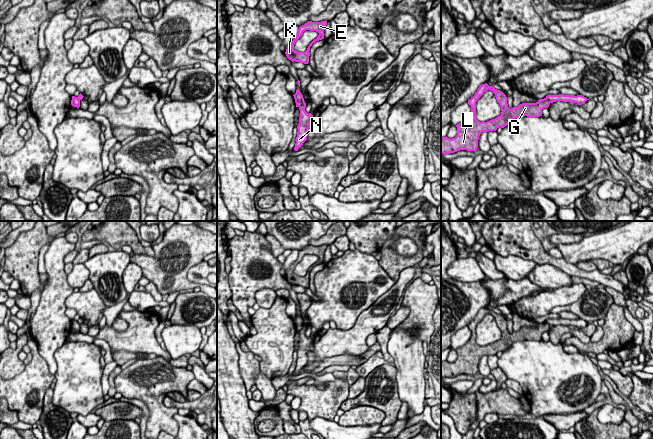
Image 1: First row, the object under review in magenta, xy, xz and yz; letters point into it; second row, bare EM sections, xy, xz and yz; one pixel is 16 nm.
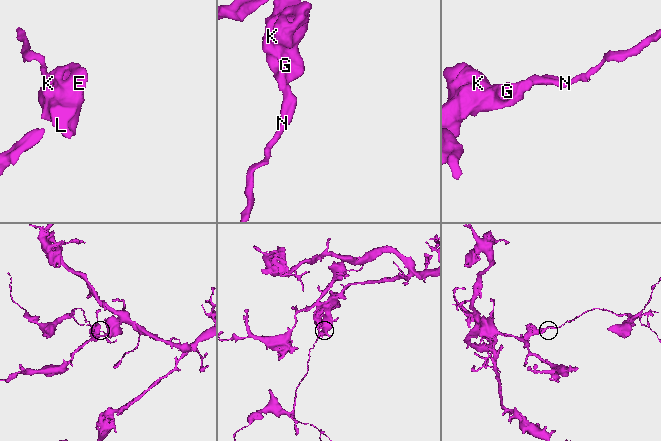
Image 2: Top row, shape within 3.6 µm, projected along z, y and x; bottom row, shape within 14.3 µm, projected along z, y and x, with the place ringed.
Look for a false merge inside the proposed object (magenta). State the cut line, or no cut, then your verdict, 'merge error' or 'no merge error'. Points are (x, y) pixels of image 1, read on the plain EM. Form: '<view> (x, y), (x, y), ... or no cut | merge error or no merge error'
xz (304, 325), (299, 331) | merge error

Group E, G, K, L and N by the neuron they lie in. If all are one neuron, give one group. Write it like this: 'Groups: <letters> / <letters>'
Groups: E G K L / N

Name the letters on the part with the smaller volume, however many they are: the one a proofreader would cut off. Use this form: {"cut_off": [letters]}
{"cut_off": ["N"]}

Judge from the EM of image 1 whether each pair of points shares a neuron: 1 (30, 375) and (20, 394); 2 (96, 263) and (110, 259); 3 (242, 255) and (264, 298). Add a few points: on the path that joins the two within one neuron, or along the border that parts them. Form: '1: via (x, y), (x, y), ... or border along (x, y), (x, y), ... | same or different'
1: via (30, 380), (30, 384), (25, 389) | same
2: via (99, 263), (107, 262) | same
3: border along (274, 290), (259, 289), (255, 293), (255, 302) | different

